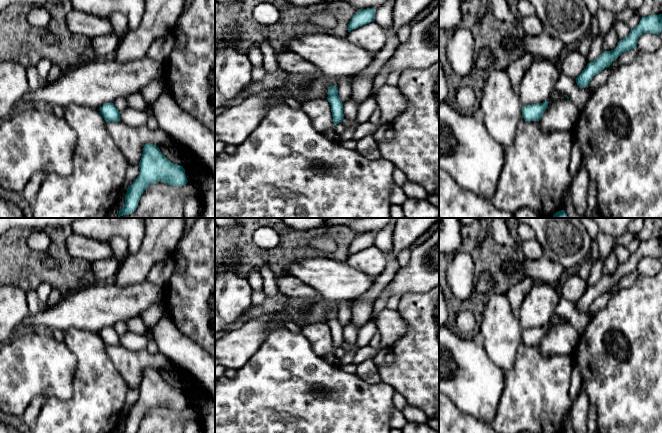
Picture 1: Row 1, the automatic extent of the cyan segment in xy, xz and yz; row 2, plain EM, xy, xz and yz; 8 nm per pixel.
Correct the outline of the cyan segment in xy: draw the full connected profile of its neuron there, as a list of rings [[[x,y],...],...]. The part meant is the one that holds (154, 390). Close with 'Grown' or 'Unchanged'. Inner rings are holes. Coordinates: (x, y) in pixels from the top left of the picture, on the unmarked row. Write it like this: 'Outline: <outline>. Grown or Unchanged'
Outline: [[[150,367],[143,371],[139,391],[139,399],[134,407],[128,410],[125,428],[121,433],[136,433],[143,416],[157,405],[178,411],[188,406],[183,390],[170,386],[157,370]]]. Unchanged

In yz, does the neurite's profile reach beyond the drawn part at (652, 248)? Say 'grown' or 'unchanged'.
unchanged

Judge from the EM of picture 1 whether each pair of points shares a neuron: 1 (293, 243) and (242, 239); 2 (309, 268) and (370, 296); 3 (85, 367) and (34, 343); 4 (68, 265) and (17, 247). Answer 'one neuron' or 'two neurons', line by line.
1: one neuron
2: two neurons
3: two neurons
4: one neuron

